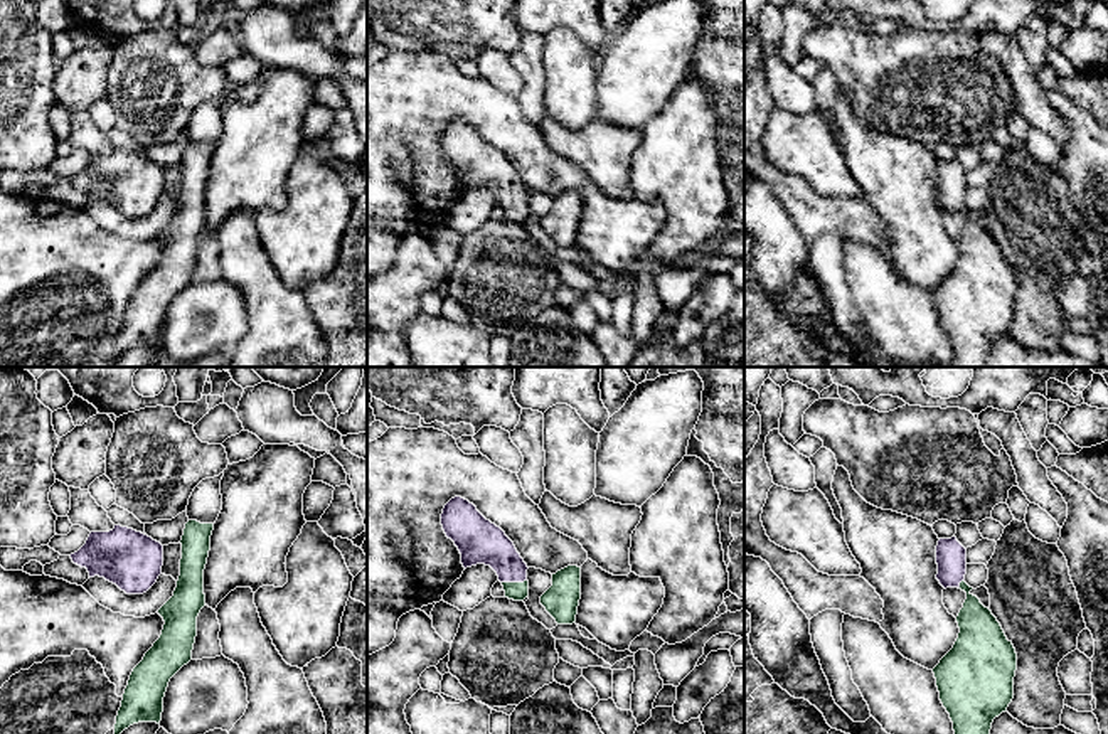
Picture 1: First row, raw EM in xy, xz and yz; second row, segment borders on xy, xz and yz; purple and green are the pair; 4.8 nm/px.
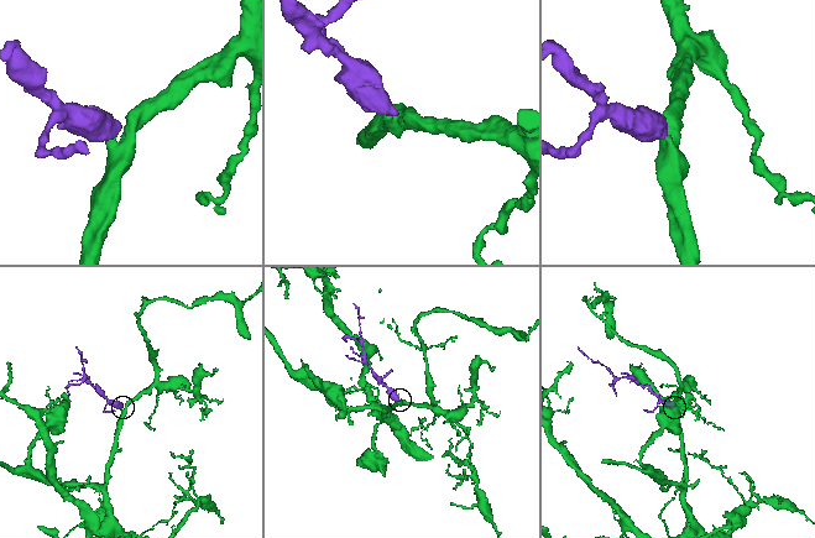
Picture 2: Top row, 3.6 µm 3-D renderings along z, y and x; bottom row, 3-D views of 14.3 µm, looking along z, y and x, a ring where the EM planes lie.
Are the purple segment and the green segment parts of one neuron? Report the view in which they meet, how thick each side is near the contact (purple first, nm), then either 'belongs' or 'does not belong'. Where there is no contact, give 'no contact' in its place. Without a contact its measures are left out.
meets purple in xz; 200 nm thick on the purple side, 90 nm on the other; belongs

